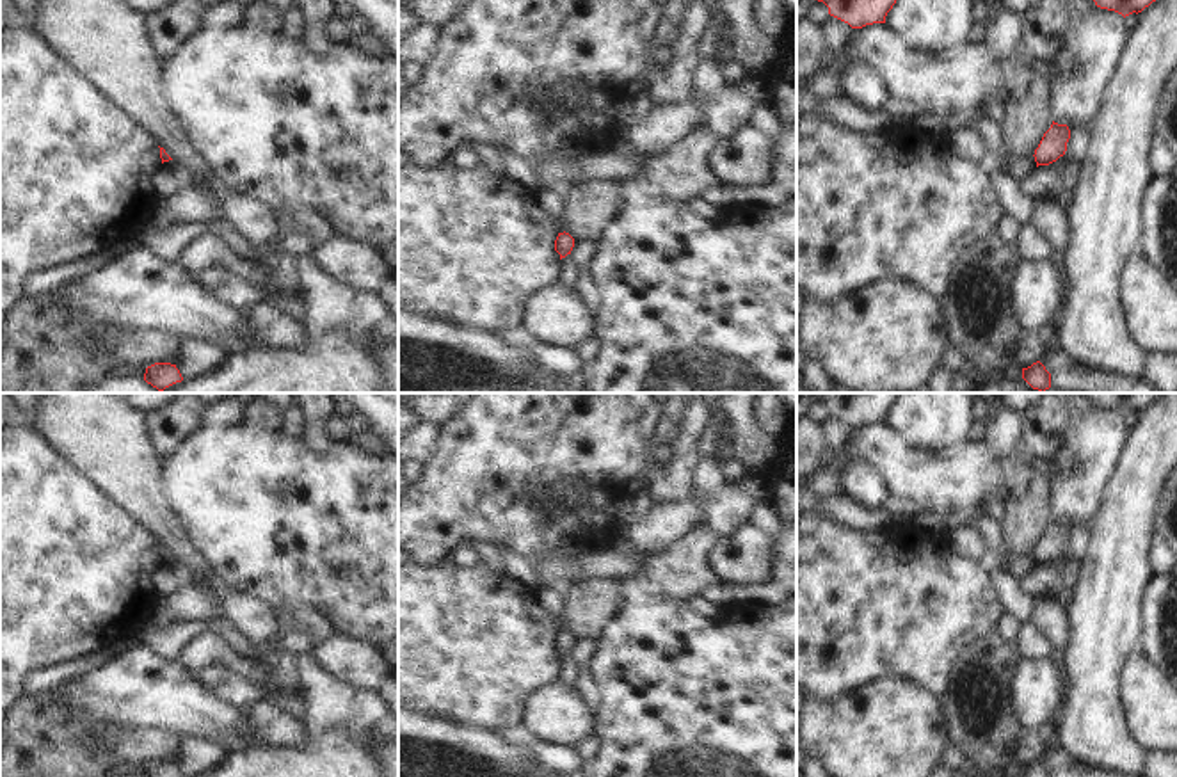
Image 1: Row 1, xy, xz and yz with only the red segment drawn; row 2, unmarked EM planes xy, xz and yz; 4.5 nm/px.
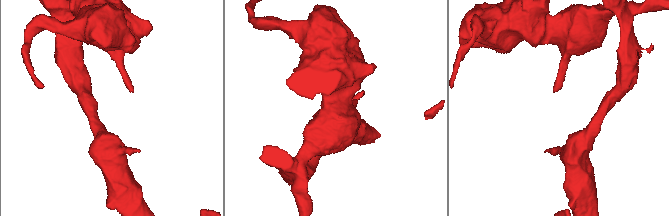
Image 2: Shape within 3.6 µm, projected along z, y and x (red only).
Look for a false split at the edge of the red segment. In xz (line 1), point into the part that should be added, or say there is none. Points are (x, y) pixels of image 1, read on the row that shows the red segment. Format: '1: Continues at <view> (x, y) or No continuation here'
1: No continuation here.

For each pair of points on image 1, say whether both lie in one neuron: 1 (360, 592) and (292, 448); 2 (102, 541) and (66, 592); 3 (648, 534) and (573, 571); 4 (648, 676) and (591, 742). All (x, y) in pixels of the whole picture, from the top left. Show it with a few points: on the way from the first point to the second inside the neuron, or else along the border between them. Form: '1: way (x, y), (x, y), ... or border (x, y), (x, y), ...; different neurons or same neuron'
1: way (360, 557), (360, 550), (312, 502), (306, 484); same neuron
2: way (89, 553), (66, 580); same neuron
3: way (635, 555), (626, 564), (594, 566); same neuron
4: border (592, 731), (598, 749), (587, 758); different neurons

